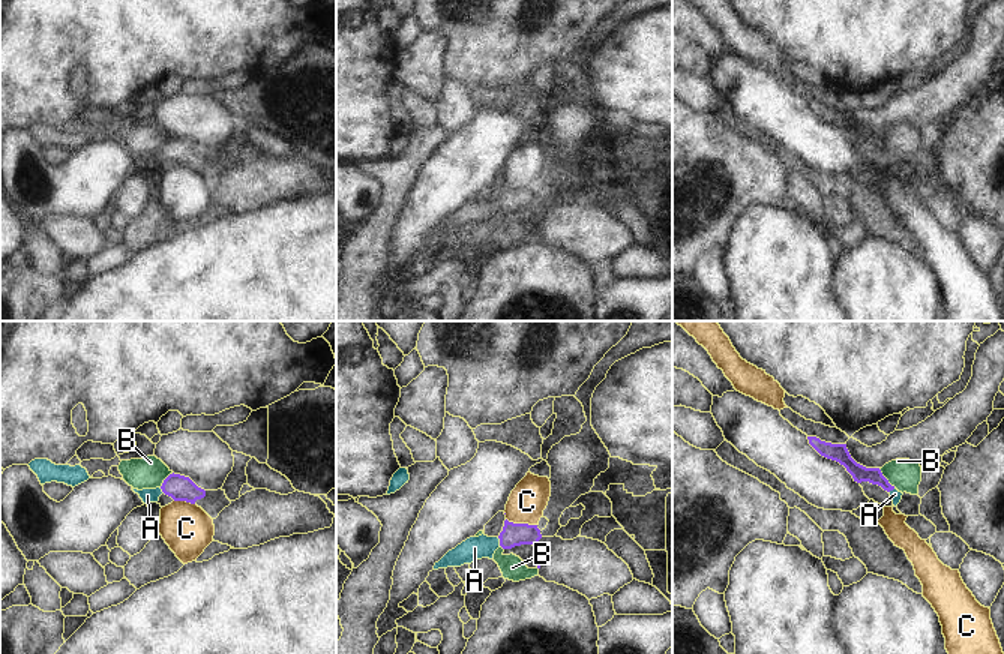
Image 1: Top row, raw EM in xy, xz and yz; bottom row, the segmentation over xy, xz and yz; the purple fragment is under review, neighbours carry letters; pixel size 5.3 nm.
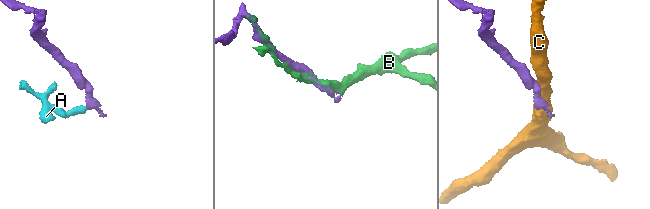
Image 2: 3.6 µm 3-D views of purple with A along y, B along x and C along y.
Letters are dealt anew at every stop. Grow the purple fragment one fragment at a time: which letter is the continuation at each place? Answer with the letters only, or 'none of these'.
A

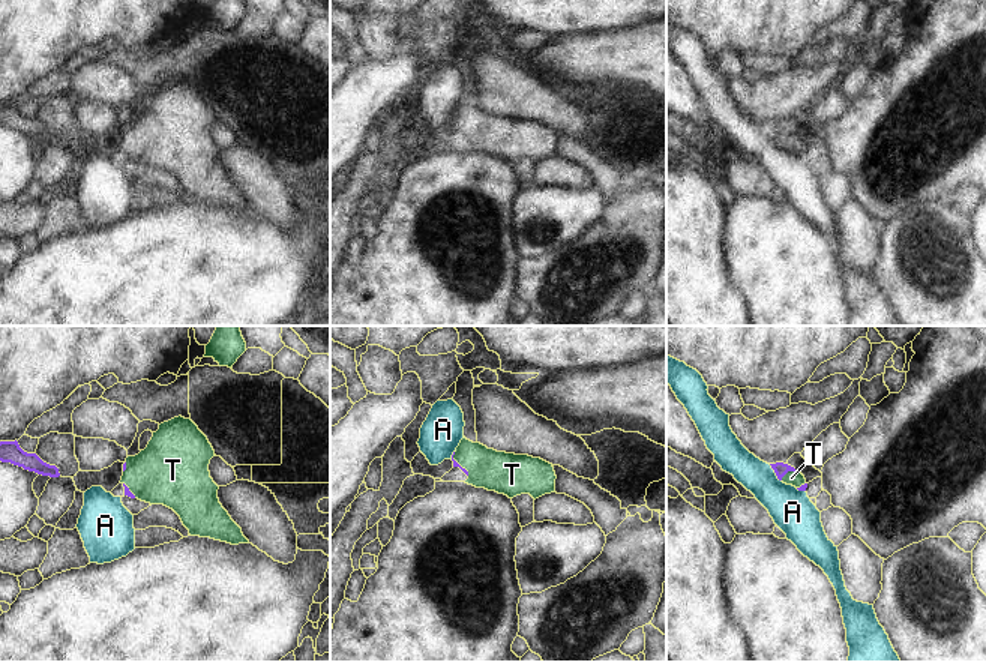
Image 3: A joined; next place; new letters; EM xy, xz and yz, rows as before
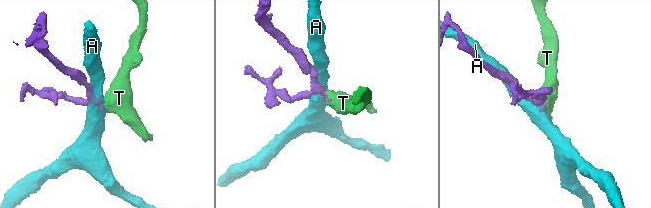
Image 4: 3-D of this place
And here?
T

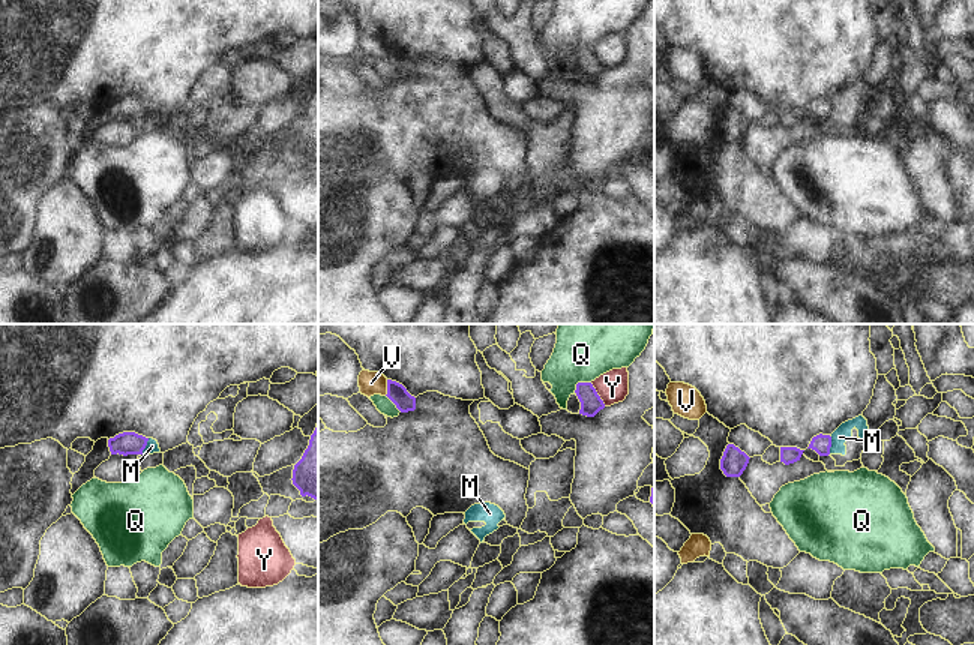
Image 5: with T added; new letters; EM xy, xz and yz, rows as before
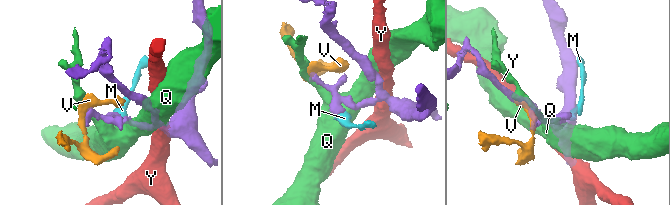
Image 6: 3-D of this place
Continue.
none of these

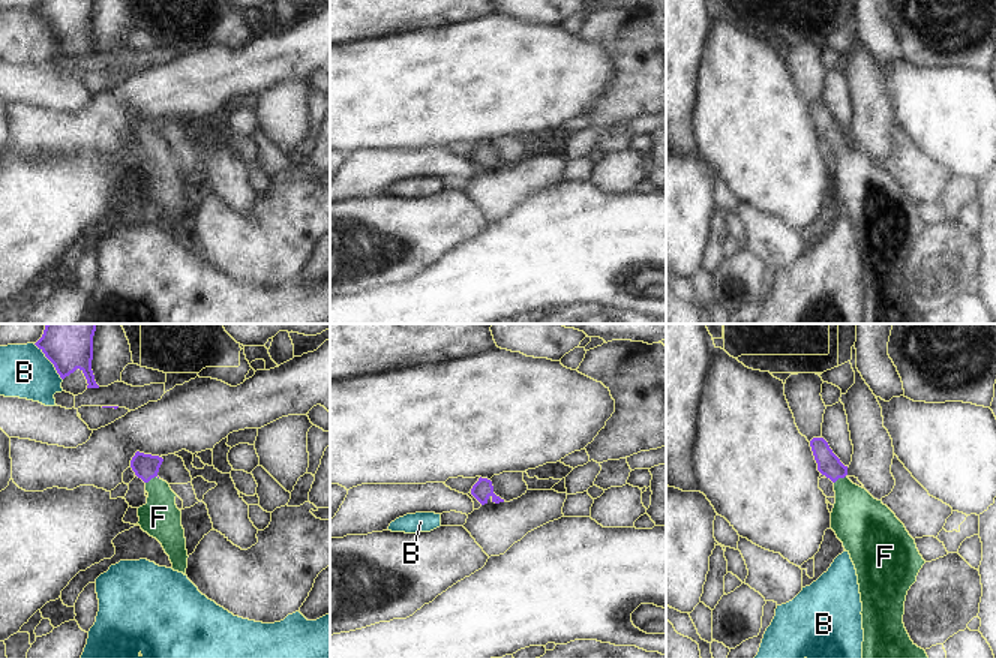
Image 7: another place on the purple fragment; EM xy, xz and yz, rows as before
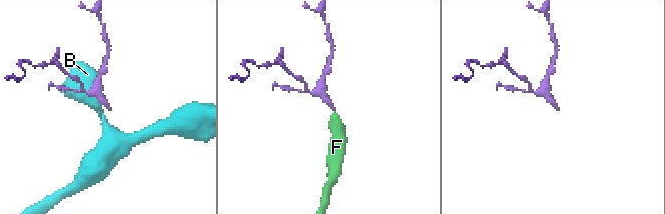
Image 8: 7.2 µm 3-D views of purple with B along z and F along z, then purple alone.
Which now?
F

